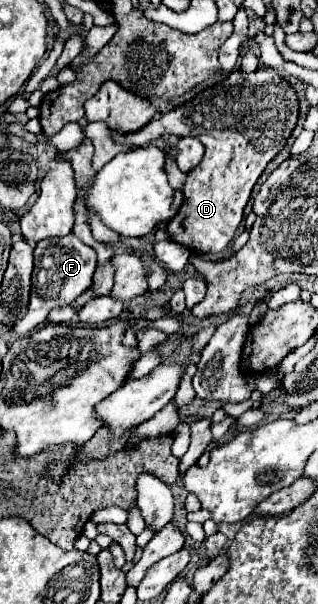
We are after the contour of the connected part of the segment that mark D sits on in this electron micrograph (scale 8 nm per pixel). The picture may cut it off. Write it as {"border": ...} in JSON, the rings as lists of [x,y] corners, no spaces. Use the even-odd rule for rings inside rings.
{"border":[[[236,67],[228,79],[220,81],[214,87],[204,89],[202,93],[198,93],[192,101],[184,103],[182,107],[176,107],[170,113],[166,113],[158,119],[152,119],[140,131],[112,133],[112,139],[116,143],[126,143],[126,145],[132,143],[132,145],[142,147],[148,141],[158,139],[164,133],[172,133],[178,137],[192,135],[204,143],[204,147],[206,147],[204,159],[194,171],[190,171],[186,175],[186,183],[182,189],[184,203],[182,203],[180,211],[176,213],[176,217],[168,223],[168,237],[174,243],[184,245],[192,253],[206,257],[206,255],[222,253],[228,247],[228,243],[232,241],[232,237],[244,217],[244,207],[250,199],[254,183],[258,181],[258,177],[262,175],[266,165],[276,157],[276,153],[286,145],[286,139],[290,137],[290,133],[296,125],[296,119],[298,119],[298,99],[286,79],[282,79],[276,71],[268,71],[268,69],[258,69],[250,75],[244,75]]]}

